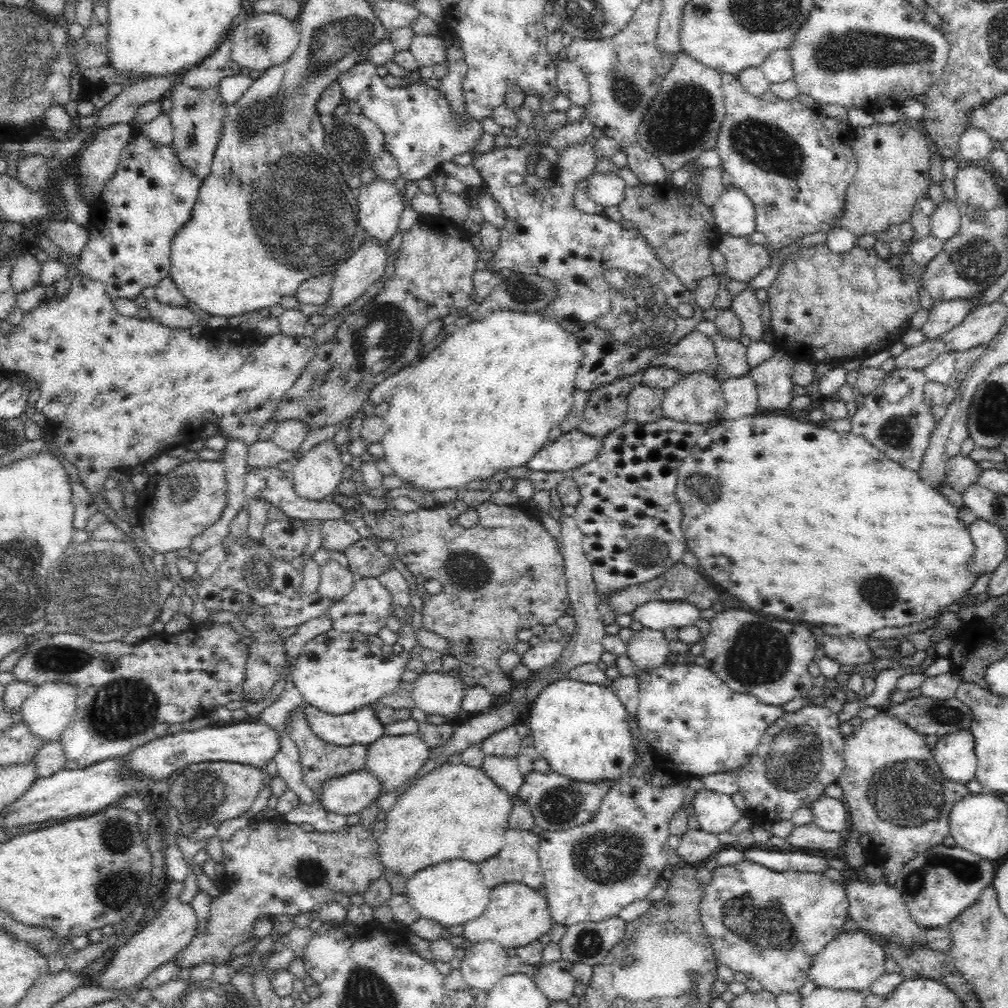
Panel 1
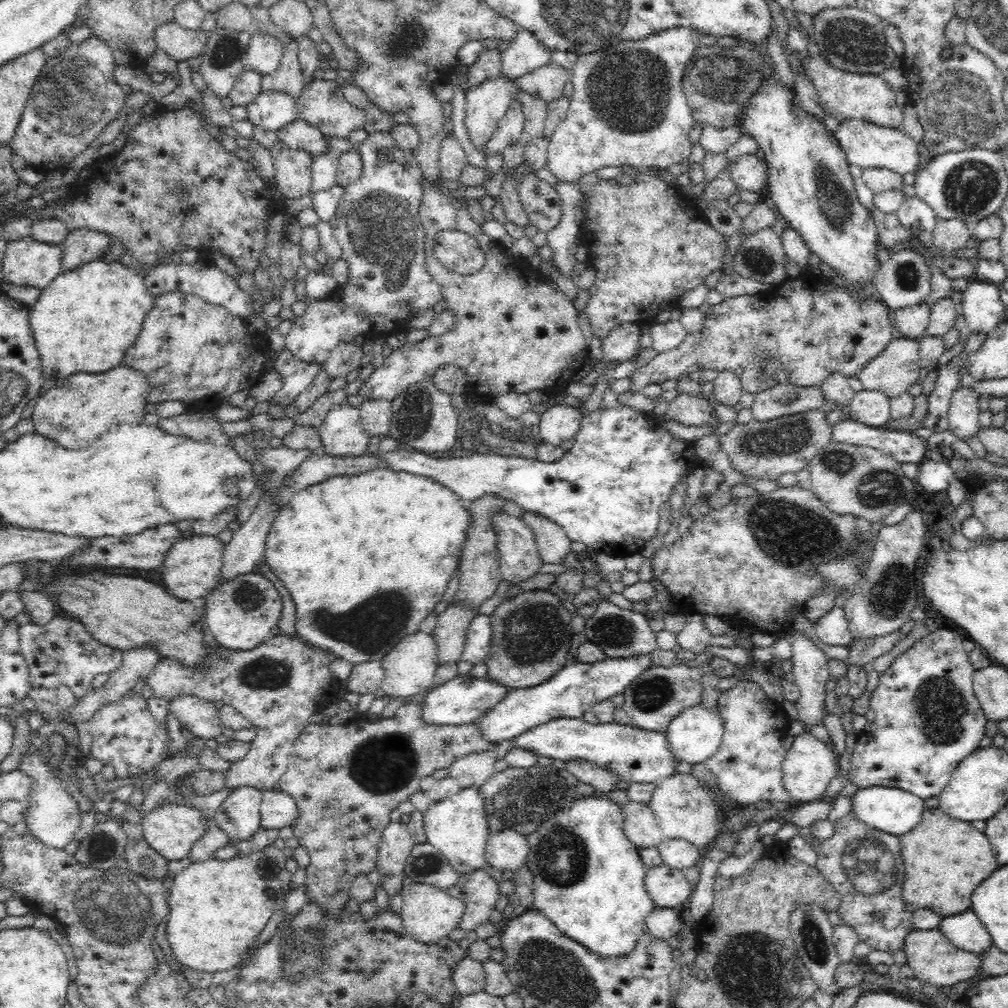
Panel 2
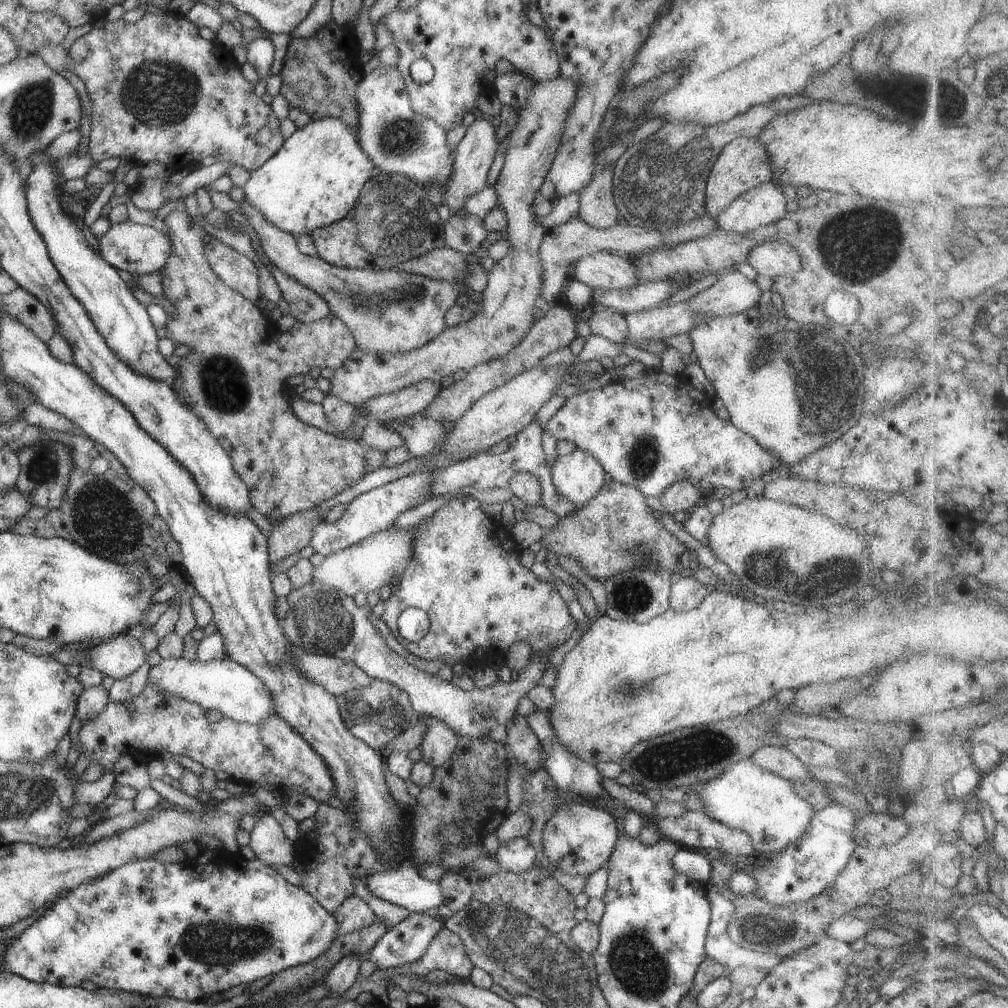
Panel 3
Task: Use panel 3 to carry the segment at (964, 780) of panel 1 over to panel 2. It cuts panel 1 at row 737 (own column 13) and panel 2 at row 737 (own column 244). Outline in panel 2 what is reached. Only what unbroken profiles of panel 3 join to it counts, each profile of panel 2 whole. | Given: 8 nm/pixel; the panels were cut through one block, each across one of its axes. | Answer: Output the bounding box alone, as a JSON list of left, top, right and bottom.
[849,629,988,800]

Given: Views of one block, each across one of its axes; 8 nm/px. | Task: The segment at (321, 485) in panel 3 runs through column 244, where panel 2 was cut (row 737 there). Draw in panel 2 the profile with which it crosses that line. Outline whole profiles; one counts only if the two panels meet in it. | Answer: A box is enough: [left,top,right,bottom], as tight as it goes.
[278,704,496,911]

